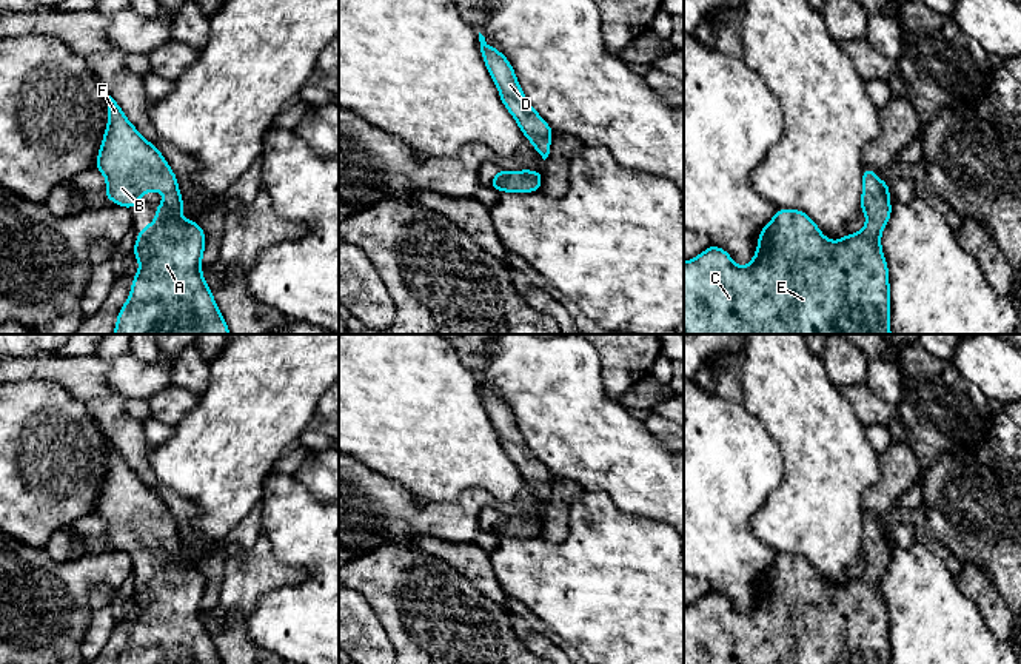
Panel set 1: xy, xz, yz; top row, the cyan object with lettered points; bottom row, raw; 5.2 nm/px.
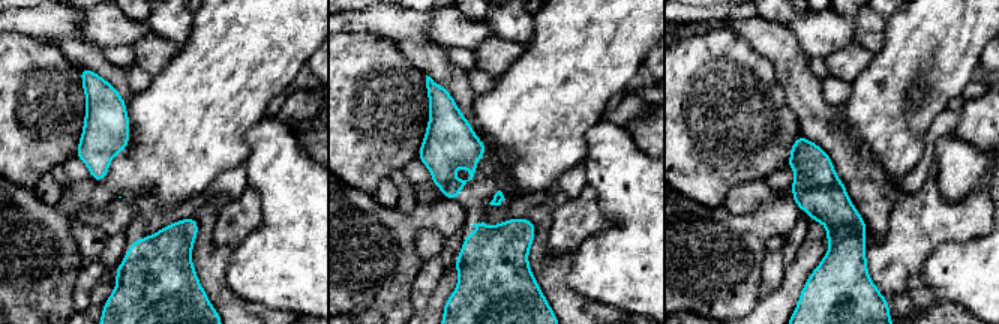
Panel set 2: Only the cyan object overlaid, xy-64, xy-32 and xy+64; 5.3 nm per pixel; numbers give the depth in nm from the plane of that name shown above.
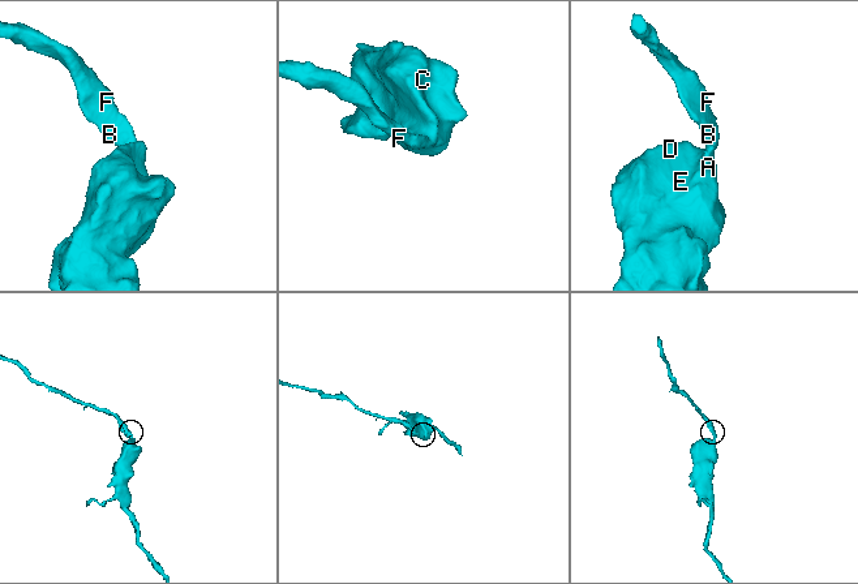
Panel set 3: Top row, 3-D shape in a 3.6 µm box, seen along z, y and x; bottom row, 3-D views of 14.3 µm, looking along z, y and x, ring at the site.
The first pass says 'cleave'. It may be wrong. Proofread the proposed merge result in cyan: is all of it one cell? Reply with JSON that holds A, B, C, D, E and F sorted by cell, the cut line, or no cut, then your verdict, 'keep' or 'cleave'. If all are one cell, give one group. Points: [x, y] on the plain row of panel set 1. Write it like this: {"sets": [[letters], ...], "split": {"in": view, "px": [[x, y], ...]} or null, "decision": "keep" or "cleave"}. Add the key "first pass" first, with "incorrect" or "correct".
{"first pass": "incorrect", "sets": [["A", "B", "C", "D", "E", "F"]], "split": null, "decision": "keep"}

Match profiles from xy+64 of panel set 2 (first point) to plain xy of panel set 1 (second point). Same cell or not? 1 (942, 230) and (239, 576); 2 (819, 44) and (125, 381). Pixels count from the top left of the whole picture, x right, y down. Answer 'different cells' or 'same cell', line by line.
1: same cell
2: same cell

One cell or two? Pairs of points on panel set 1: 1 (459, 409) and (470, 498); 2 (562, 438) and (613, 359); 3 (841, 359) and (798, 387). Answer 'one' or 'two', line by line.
1: two
2: two
3: two

